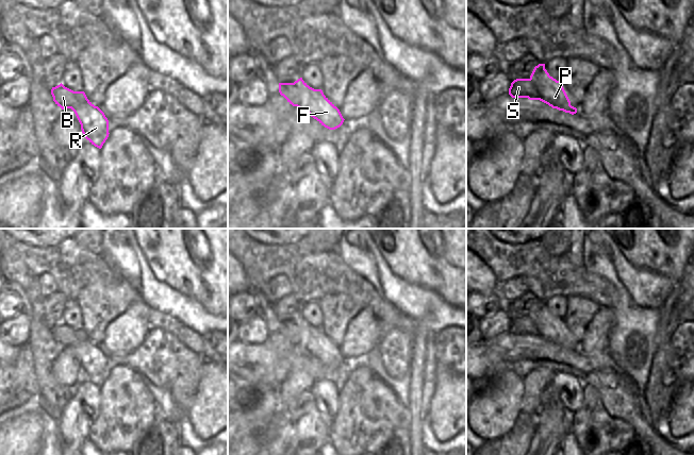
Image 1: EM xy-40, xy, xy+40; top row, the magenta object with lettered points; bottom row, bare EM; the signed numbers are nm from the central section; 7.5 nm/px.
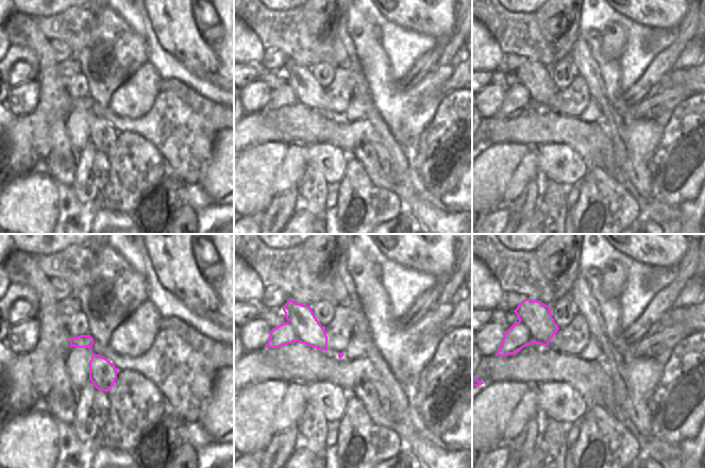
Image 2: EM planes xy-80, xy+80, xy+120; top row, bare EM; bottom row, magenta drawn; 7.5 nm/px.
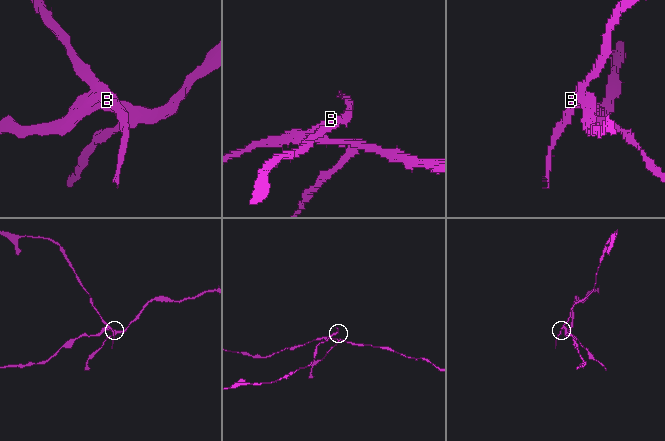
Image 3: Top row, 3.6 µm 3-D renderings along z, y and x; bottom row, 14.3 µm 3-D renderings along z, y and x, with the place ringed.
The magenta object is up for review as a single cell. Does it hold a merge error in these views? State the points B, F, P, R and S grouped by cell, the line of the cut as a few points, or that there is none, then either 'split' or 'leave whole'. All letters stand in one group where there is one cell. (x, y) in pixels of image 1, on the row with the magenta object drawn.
B F P R / S; cut in xy+40 along (530, 79), (532, 88), (527, 97); split

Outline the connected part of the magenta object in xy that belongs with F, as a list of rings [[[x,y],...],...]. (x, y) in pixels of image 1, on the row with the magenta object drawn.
[[[302,78],[294,82],[297,86],[283,97],[293,106],[305,111],[329,130],[340,128],[344,118],[340,109],[324,95],[321,89],[310,87]]]

